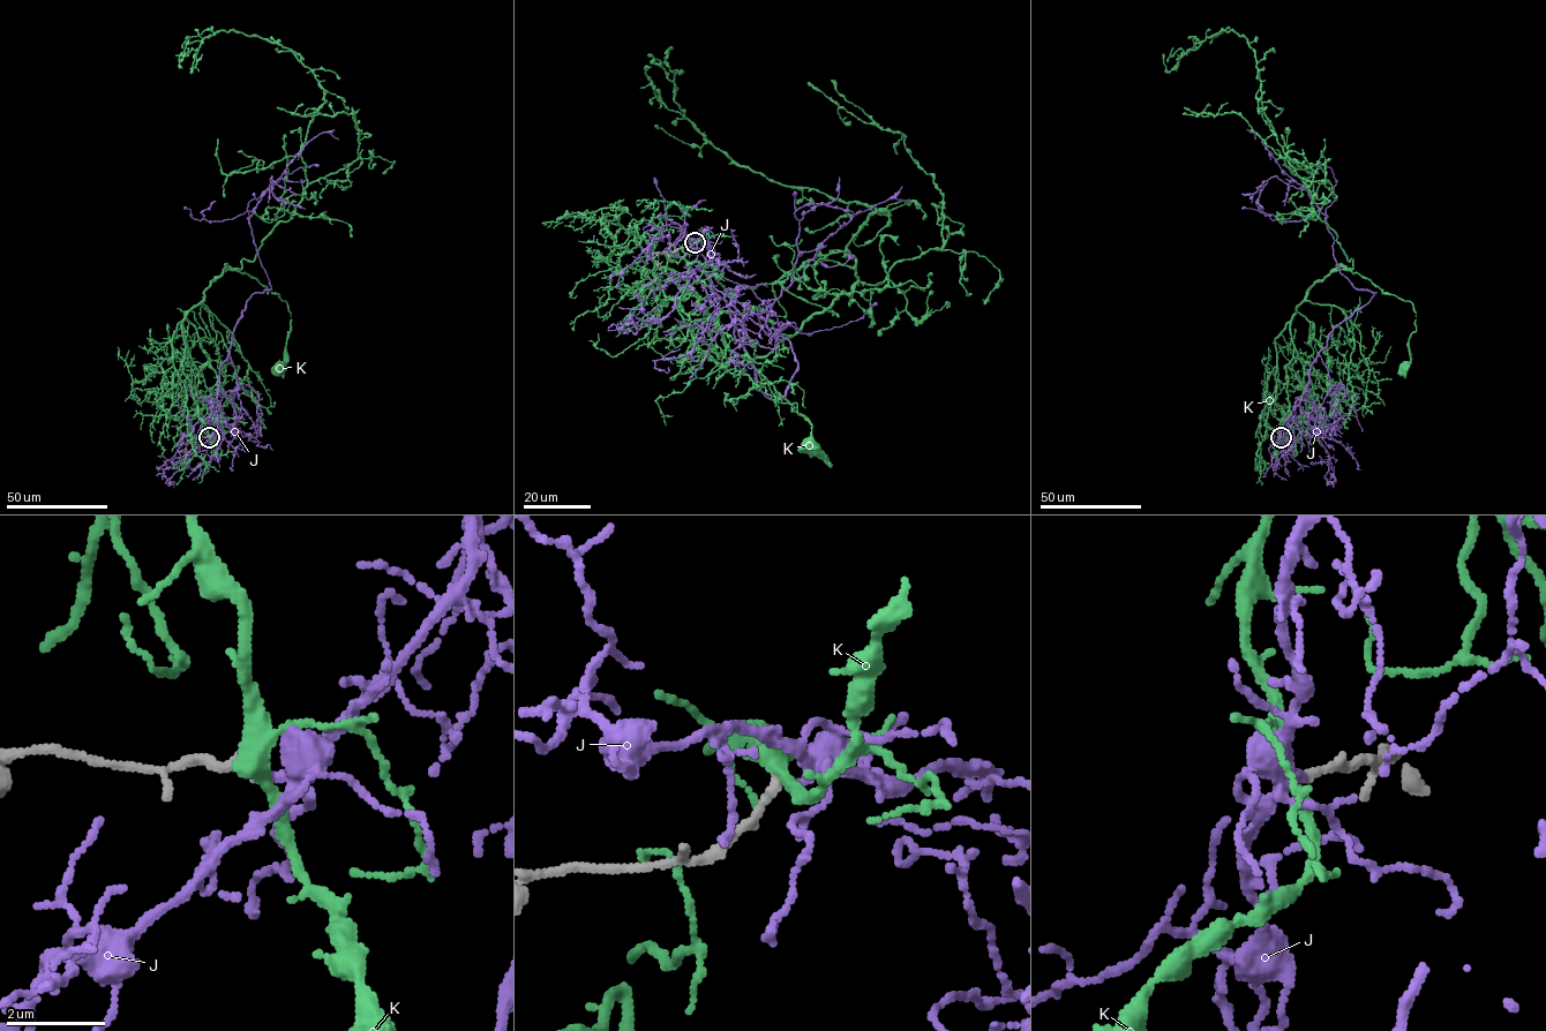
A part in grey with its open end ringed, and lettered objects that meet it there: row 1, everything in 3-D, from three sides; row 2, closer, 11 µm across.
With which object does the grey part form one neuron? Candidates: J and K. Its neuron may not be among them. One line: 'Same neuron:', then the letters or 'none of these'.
Same neuron: J

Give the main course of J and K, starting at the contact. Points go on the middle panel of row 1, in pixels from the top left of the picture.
J: (696, 242), (708, 242), (708, 280), (756, 385), (779, 399), (796, 359), (767, 307), (856, 215), (909, 198)
K: (696, 242), (651, 258), (687, 283), (726, 345), (802, 415), (831, 466), (808, 444)

